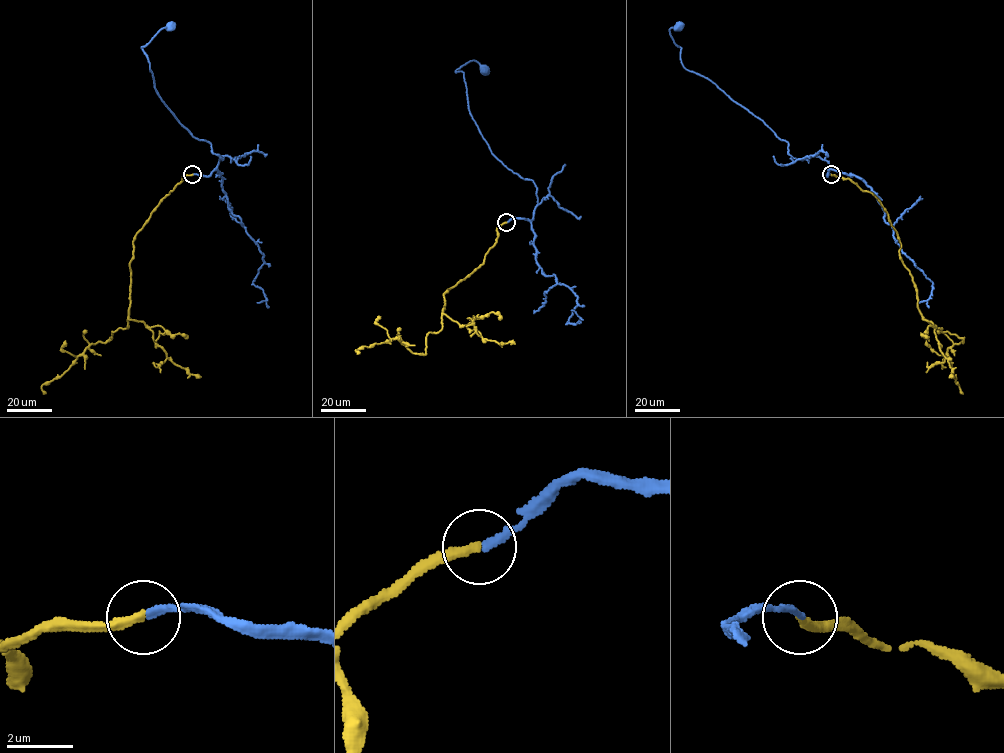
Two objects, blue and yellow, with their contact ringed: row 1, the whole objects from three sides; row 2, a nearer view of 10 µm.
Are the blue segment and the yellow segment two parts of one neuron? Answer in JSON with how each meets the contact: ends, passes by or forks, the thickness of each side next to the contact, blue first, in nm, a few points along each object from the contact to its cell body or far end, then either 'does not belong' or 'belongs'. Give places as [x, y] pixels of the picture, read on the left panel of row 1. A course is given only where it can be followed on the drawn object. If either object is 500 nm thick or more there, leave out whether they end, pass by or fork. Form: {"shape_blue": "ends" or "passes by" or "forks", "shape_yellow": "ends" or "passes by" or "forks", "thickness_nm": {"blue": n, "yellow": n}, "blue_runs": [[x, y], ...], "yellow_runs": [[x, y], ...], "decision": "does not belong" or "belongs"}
{"shape_blue": "ends", "shape_yellow": "ends", "thickness_nm": {"blue": 200, "yellow": 280}, "blue_runs": [[193, 175], [209, 176], [223, 156], [194, 138], [154, 86], [141, 47], [170, 26]], "yellow_runs": [[192, 175], [162, 199], [133, 242], [128, 327], [91, 343], [41, 386], [43, 393]], "decision": "belongs"}

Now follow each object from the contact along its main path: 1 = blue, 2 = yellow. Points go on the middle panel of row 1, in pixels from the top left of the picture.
1: (507, 222), (532, 219), (536, 187), (490, 151), (468, 108), (464, 73), (455, 71), (472, 60), (484, 70)
2: (506, 222), (484, 262), (443, 294), (442, 328), (428, 333), (425, 354), (398, 338), (357, 354)

